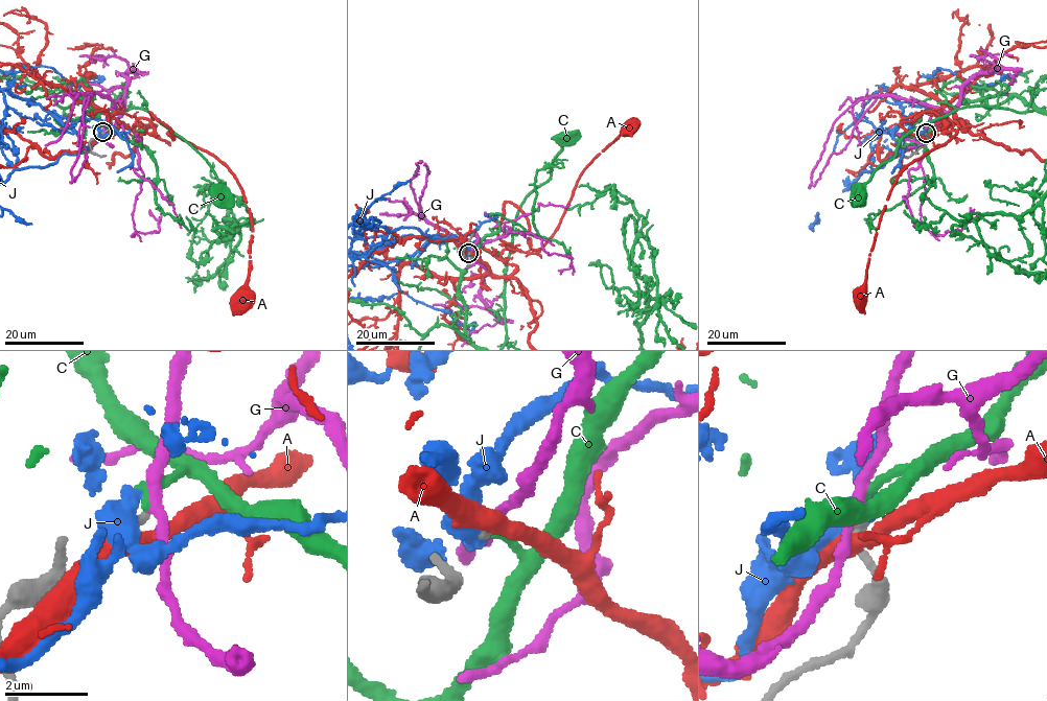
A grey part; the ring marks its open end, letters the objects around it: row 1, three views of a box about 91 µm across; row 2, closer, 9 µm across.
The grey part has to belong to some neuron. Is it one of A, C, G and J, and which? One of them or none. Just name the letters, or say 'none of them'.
G

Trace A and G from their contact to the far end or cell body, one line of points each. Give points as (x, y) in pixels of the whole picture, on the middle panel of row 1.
A: (469, 254), (508, 276), (515, 266), (501, 258), (503, 204), (526, 217), (538, 250), (585, 168), (631, 126)
G: (469, 253), (467, 261), (481, 262), (485, 243), (531, 233), (550, 254), (571, 257), (558, 270)

